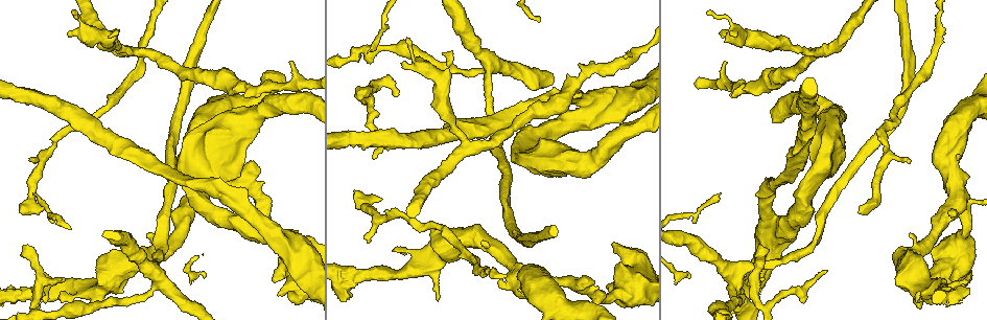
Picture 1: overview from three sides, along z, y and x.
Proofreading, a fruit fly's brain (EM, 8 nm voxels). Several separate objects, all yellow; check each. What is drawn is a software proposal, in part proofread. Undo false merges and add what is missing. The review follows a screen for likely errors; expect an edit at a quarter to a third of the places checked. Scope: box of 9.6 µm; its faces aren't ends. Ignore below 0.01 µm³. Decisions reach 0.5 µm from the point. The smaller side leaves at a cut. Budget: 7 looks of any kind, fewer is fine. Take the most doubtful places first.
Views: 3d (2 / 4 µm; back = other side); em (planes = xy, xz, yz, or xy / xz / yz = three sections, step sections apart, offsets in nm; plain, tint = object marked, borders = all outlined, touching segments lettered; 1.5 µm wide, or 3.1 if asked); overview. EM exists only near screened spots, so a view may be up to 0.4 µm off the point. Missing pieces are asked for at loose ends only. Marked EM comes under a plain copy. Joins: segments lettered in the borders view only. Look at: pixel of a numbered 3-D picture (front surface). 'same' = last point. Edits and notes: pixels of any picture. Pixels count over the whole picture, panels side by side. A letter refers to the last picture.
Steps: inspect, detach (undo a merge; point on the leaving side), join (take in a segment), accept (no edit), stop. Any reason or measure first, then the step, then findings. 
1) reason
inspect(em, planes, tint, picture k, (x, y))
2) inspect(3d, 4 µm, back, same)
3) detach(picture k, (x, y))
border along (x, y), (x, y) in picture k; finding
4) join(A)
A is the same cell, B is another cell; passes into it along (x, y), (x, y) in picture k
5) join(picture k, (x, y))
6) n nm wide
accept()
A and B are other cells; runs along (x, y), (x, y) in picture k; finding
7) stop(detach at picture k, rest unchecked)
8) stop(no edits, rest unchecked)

an open end
inspect(em, yz, step 4, tint, picture 1, (824, 272))

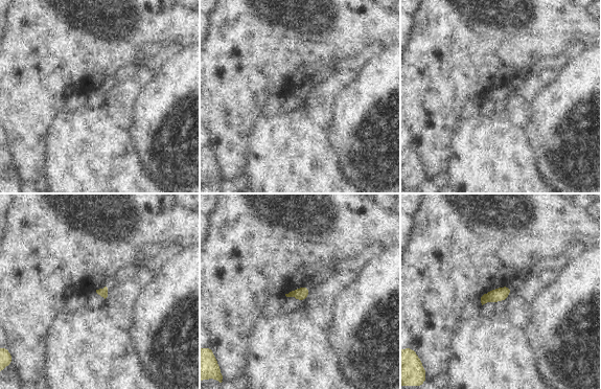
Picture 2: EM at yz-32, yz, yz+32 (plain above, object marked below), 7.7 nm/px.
see the neighbours
inspect(em, yz, step 4, borders, same)

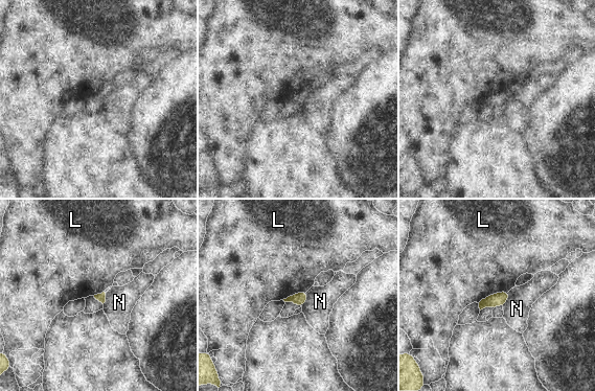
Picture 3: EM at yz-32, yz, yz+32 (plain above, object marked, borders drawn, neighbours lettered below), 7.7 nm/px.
accept()
L and N are other cells; border along (508, 290), (487, 295), (478, 302) in picture 3; none of them fits

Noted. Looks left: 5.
an open end
inspect(em, xy, step 8, borders, picture 1, (861, 211))

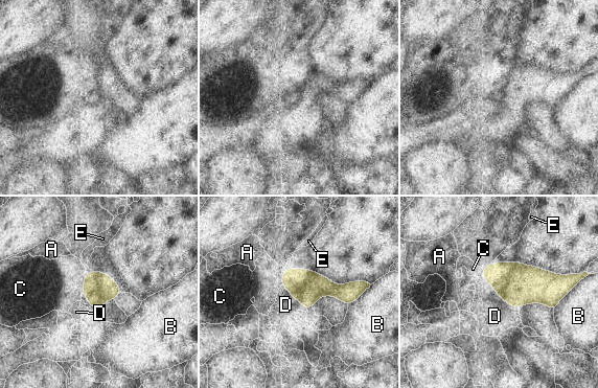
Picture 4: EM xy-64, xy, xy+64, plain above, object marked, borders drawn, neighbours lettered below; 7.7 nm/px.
inspect(em, planes, borders, same)

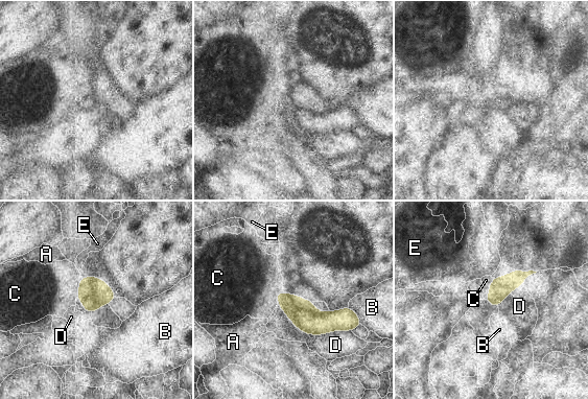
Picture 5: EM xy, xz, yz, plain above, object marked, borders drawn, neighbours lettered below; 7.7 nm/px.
accept()
A, B, C, D and E are other cells; border along (348, 307), (355, 312), (361, 324) in picture 5; none of them fits

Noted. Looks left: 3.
an open end
inspect(3d, 4 µm, picture 1, (108, 38))

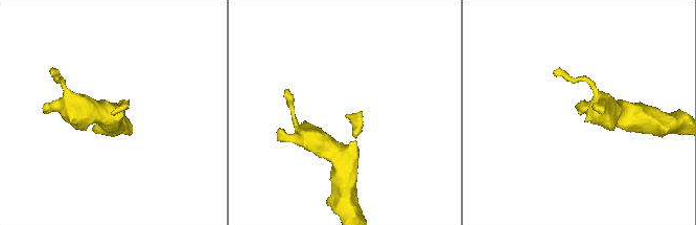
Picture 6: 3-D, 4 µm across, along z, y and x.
now the EM
inspect(em, yz, step 4, borders, picture 6, (579, 114))

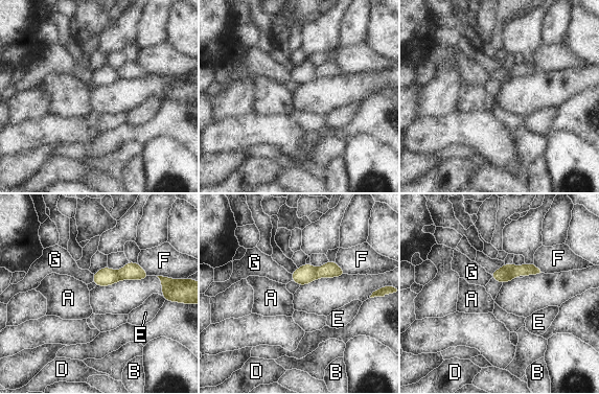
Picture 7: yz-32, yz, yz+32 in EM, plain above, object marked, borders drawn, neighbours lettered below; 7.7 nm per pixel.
inspect(em, planes, borders, same)

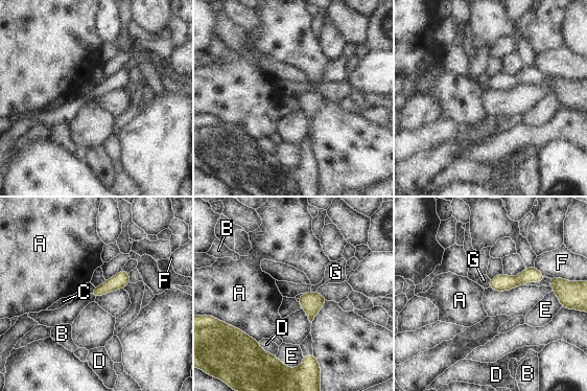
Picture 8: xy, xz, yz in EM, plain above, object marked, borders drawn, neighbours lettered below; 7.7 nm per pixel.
accept()
A, B, C, D, E, F and G are other cells; none of them fits

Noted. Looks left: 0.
stop(no edits, rest unchecked)

